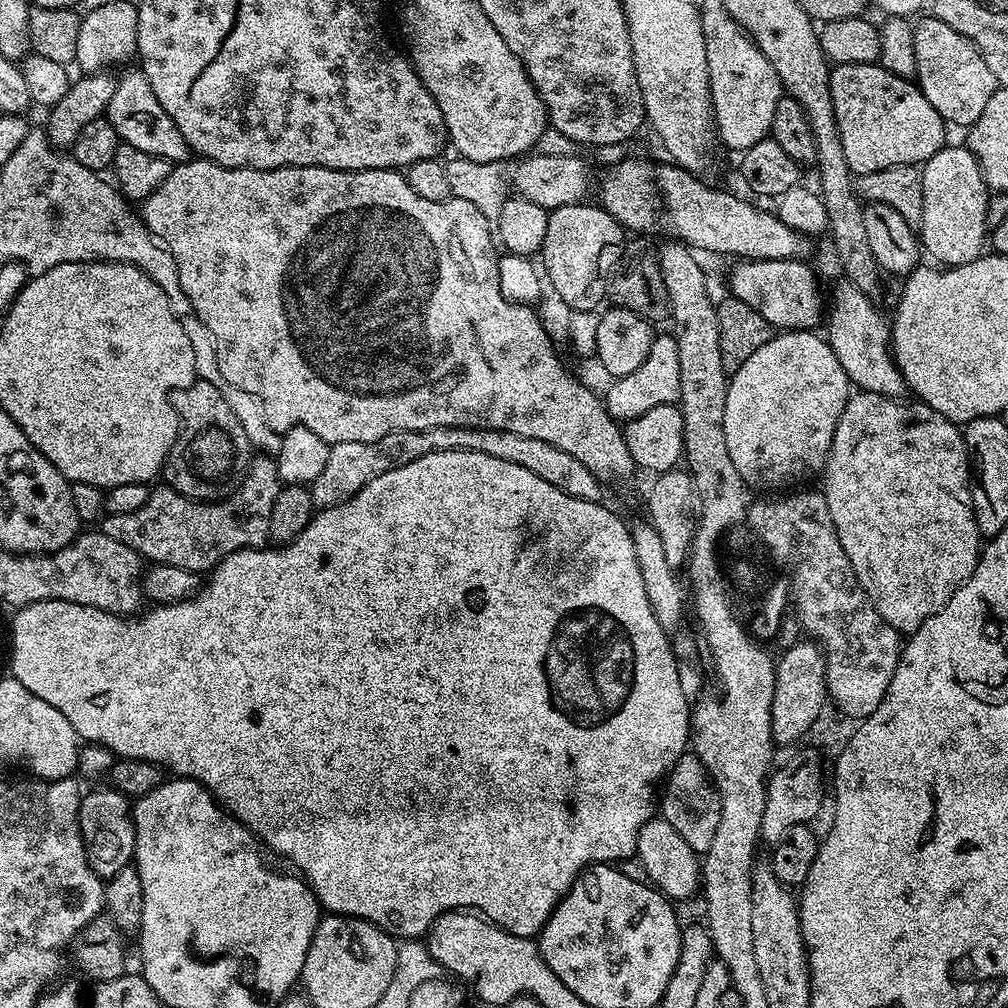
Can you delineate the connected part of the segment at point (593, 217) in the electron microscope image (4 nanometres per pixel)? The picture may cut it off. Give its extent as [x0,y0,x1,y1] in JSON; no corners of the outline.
[542,202,626,312]

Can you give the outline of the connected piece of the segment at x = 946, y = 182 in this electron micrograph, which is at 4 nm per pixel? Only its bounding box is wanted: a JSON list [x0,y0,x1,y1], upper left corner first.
[918,146,990,266]

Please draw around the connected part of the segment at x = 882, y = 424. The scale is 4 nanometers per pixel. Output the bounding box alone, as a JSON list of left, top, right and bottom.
[822,391,982,634]

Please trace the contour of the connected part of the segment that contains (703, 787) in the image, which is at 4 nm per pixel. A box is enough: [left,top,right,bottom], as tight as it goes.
[658,754,720,854]

